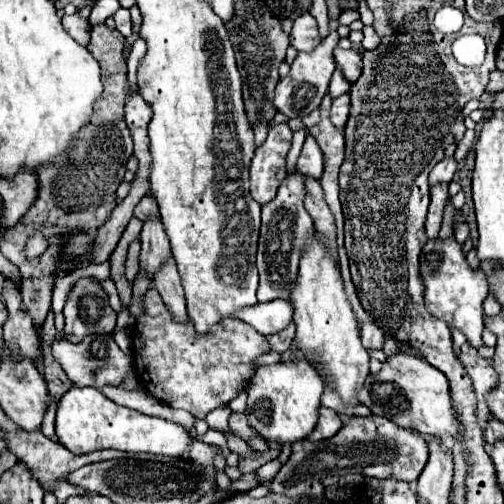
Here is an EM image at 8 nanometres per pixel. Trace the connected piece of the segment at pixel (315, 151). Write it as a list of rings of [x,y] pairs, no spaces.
[[[307,136],[301,156],[297,160],[297,172],[319,180],[323,176],[323,170],[325,170],[325,156],[323,156],[321,148],[317,146],[317,140],[313,136]]]

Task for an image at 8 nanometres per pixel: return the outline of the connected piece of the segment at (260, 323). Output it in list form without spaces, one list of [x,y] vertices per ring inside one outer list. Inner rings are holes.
[[[273,300],[267,304],[257,304],[257,306],[245,308],[245,310],[241,310],[241,314],[237,314],[237,318],[247,322],[255,330],[259,330],[261,334],[271,336],[271,334],[277,334],[291,324],[293,312],[295,312],[293,302]]]

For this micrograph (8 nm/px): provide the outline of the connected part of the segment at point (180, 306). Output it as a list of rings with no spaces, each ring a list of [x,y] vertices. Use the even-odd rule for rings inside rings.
[[[167,262],[159,272],[157,278],[153,280],[157,292],[163,298],[163,304],[167,306],[167,310],[171,312],[175,322],[187,322],[187,308],[185,308],[185,294],[183,294],[183,286],[181,286],[181,278],[177,272],[175,262]]]

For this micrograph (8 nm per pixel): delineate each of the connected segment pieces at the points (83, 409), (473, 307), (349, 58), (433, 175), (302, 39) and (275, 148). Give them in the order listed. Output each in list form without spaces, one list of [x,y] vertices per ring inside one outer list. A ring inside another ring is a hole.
[[[73,386],[63,394],[57,406],[55,432],[59,442],[67,450],[73,450],[73,454],[89,454],[95,450],[113,448],[123,452],[149,452],[171,458],[189,458],[187,452],[195,440],[183,426],[119,406],[93,386]]]
[[[455,238],[447,240],[429,240],[421,250],[421,278],[425,284],[425,308],[435,318],[445,320],[449,326],[461,330],[467,336],[467,342],[479,350],[483,346],[483,300],[487,298],[487,282],[481,270],[471,270],[461,244]]]
[[[335,48],[335,62],[337,66],[343,70],[343,76],[347,78],[347,82],[355,84],[361,76],[361,54],[355,52],[355,50],[341,50],[341,48]]]
[[[443,158],[441,162],[437,162],[437,166],[429,172],[429,184],[435,186],[439,182],[451,182],[453,174],[457,170],[457,162],[453,158]]]
[[[305,12],[301,14],[295,22],[293,22],[293,30],[291,30],[291,46],[295,46],[299,52],[311,52],[315,46],[319,46],[321,36],[319,36],[319,28],[315,18]]]
[[[285,122],[275,124],[269,128],[269,136],[263,146],[255,150],[249,166],[249,182],[251,196],[261,206],[269,204],[275,198],[279,184],[287,176],[285,158],[291,146],[291,136],[293,132]]]

